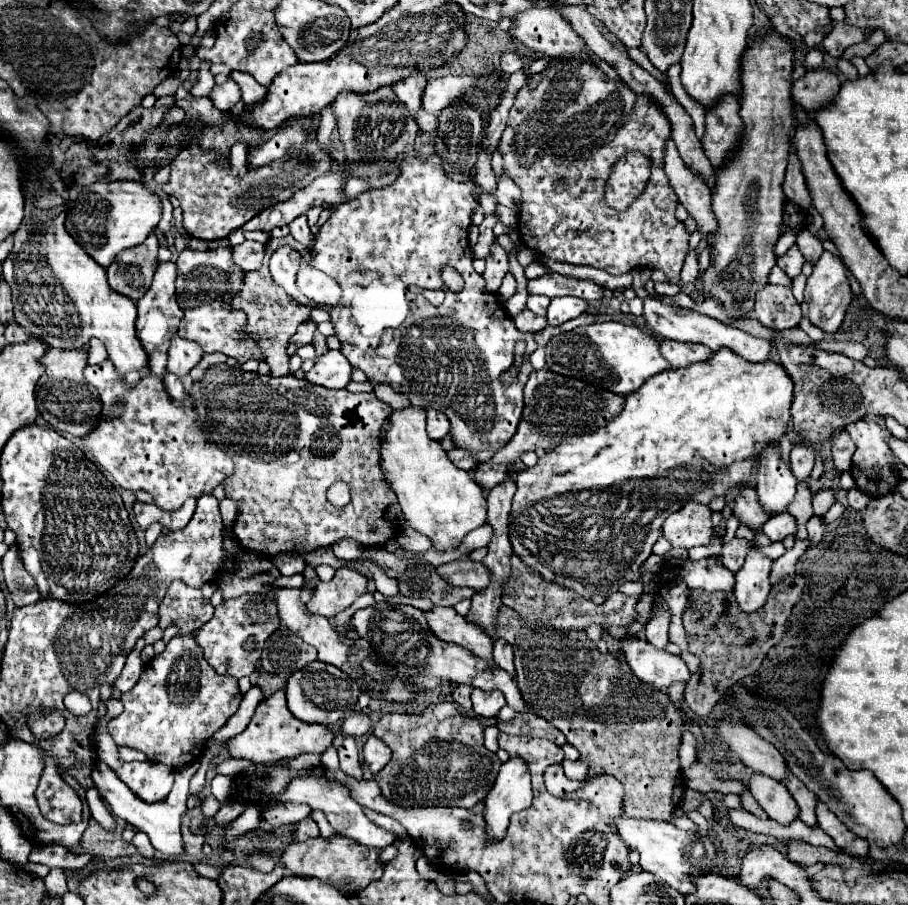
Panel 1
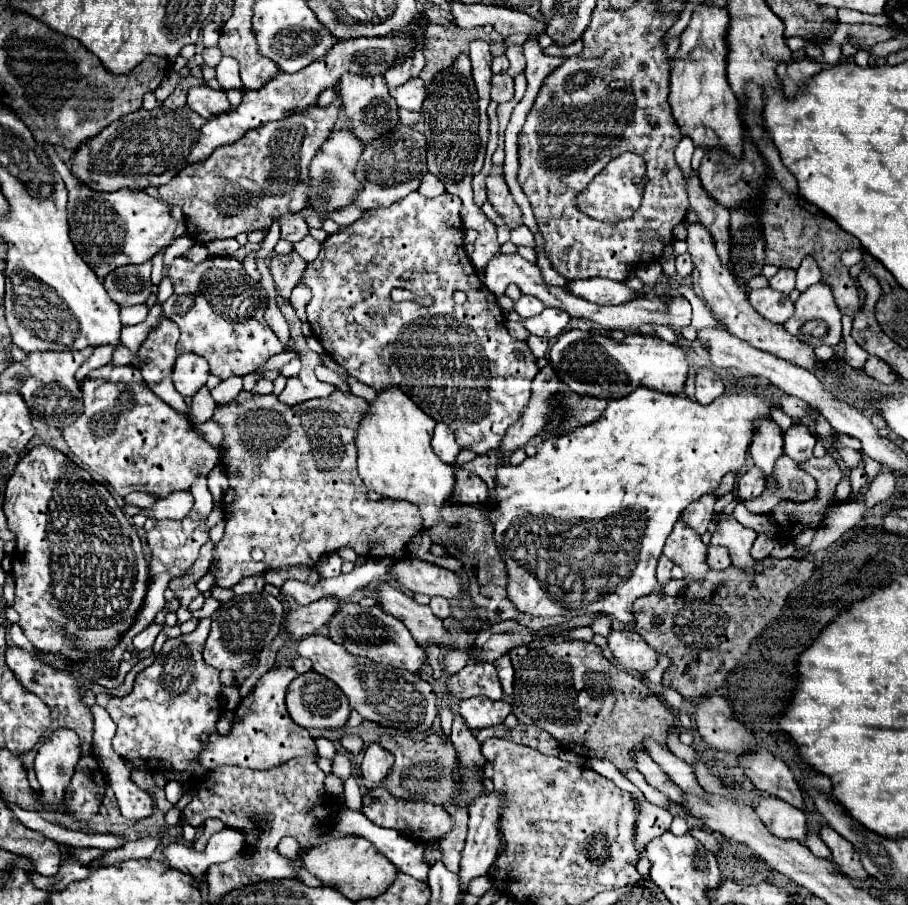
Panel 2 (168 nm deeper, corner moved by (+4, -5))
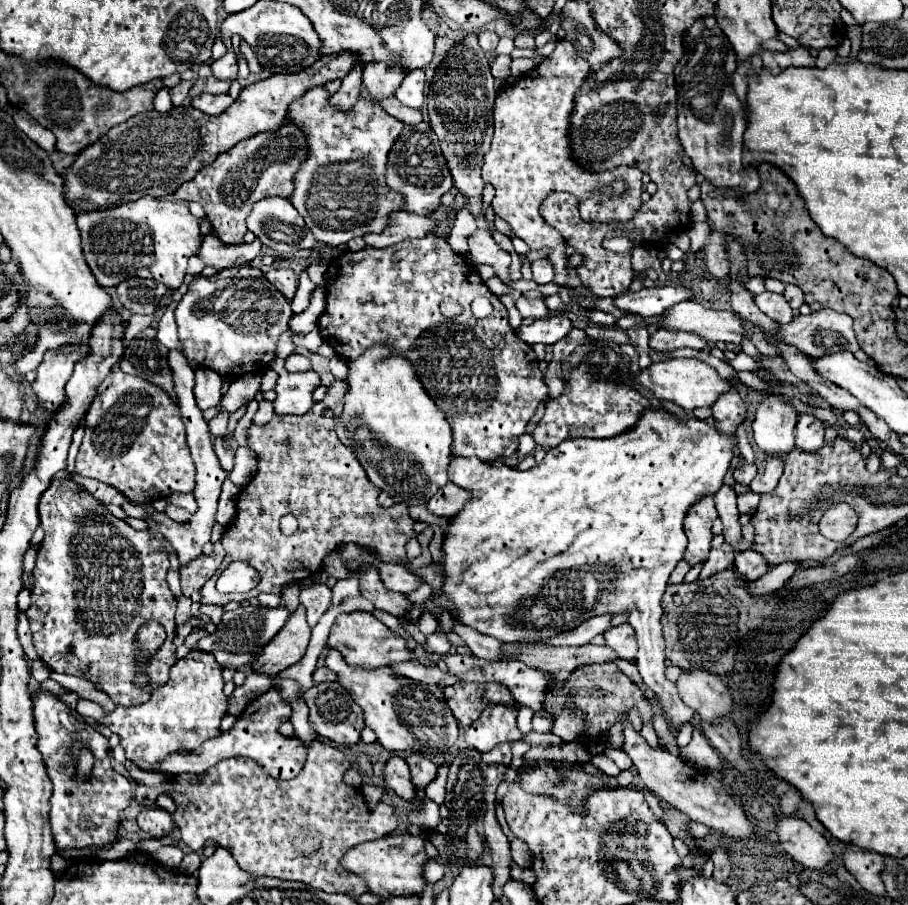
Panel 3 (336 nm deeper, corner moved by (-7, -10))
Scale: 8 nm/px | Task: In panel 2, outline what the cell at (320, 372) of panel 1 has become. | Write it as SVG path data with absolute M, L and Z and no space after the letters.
M301 368L299 374L287 378L285 390L277 398L289 406L295 406L295 404L301 404L311 398L325 398L333 390L335 390L335 386L319 382L311 368Z

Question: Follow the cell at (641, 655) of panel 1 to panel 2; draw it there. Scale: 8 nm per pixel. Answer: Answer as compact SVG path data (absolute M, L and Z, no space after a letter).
M611 630L607 646L613 652L619 666L645 674L657 664L655 650L635 630Z

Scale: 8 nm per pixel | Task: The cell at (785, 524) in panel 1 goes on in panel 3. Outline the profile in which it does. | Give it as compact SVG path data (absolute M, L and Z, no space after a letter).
M746 549L746 551L740 551L736 553L736 559L734 563L730 565L730 569L734 569L736 573L748 577L748 581L754 581L754 579L760 579L764 577L772 565L766 561L764 555L760 555L758 551L754 549Z

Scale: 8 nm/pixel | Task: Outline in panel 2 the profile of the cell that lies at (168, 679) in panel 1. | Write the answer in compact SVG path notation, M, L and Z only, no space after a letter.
M211 618L199 620L199 626L195 632L169 638L161 652L157 654L157 660L137 674L133 692L123 698L111 698L105 706L113 722L117 724L117 732L113 738L113 750L129 760L133 766L143 770L185 770L191 760L197 758L201 752L201 734L213 734L215 722L221 716L221 682L219 682L219 670L207 666L203 662L203 646L209 636L209 624Z

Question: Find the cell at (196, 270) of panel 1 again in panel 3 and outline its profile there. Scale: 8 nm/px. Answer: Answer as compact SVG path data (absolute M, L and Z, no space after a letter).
M236 267L224 269L212 277L194 275L174 311L186 355L192 355L192 359L198 361L196 365L208 365L226 379L238 377L242 369L246 373L268 369L276 359L278 339L288 331L288 321L292 317L290 301L286 301L266 277L248 281L248 277L232 277L232 273L236 273Z

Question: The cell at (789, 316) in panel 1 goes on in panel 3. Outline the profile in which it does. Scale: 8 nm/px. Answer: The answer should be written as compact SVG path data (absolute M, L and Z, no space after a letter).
M764 291L764 293L756 295L756 305L760 307L760 311L764 311L770 319L778 321L780 325L792 321L792 317L794 317L790 303L782 295L778 295L778 293Z

